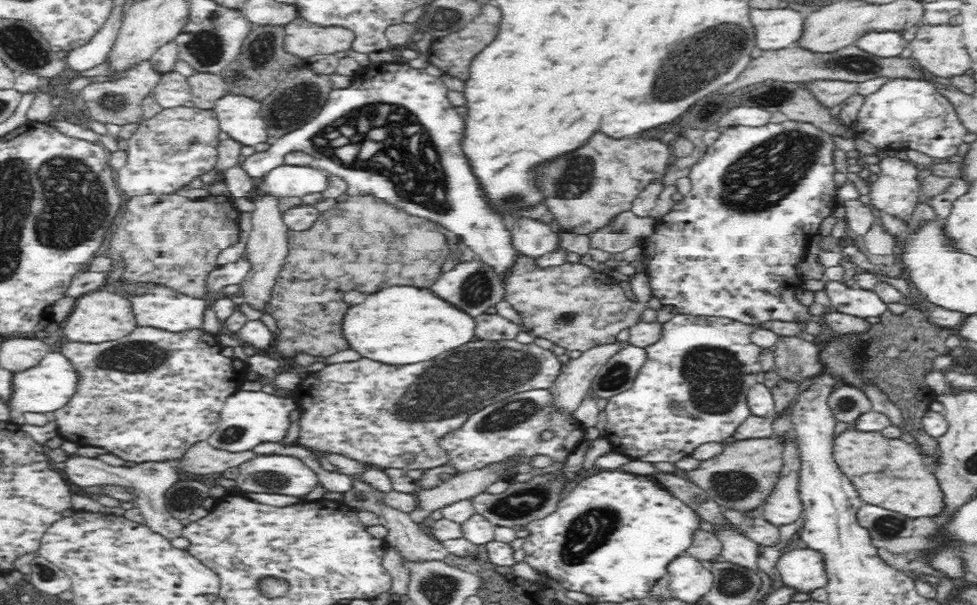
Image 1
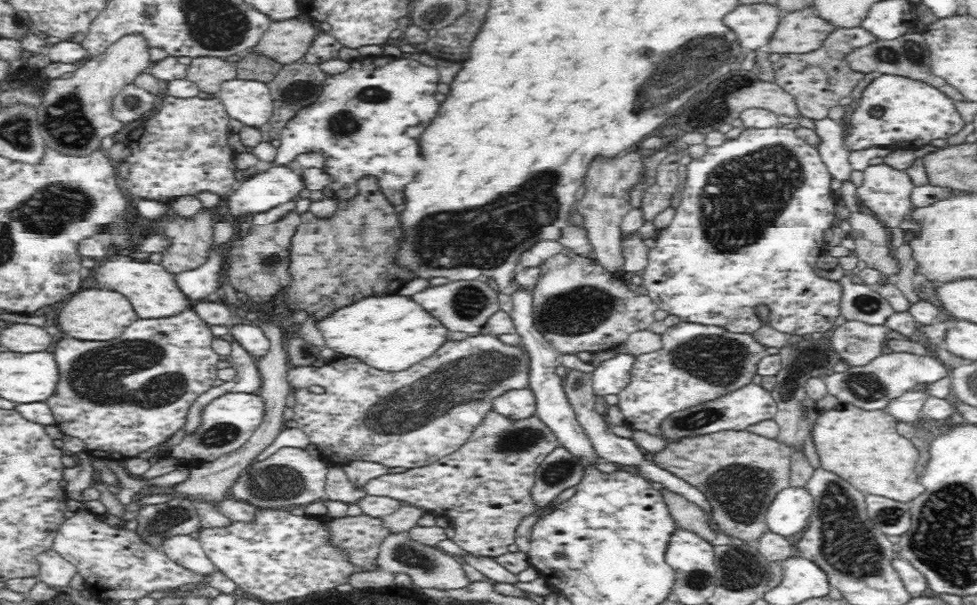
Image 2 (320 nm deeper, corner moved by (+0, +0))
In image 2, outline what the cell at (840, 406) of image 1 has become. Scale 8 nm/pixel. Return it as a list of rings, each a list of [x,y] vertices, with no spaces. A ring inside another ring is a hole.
[[[892,352],[880,354],[864,367],[848,367],[842,373],[833,373],[823,377],[830,396],[834,396],[842,406],[852,406],[860,410],[883,410],[894,398],[912,390],[918,384],[932,386],[933,383],[948,378],[950,367],[945,366],[936,356]]]

